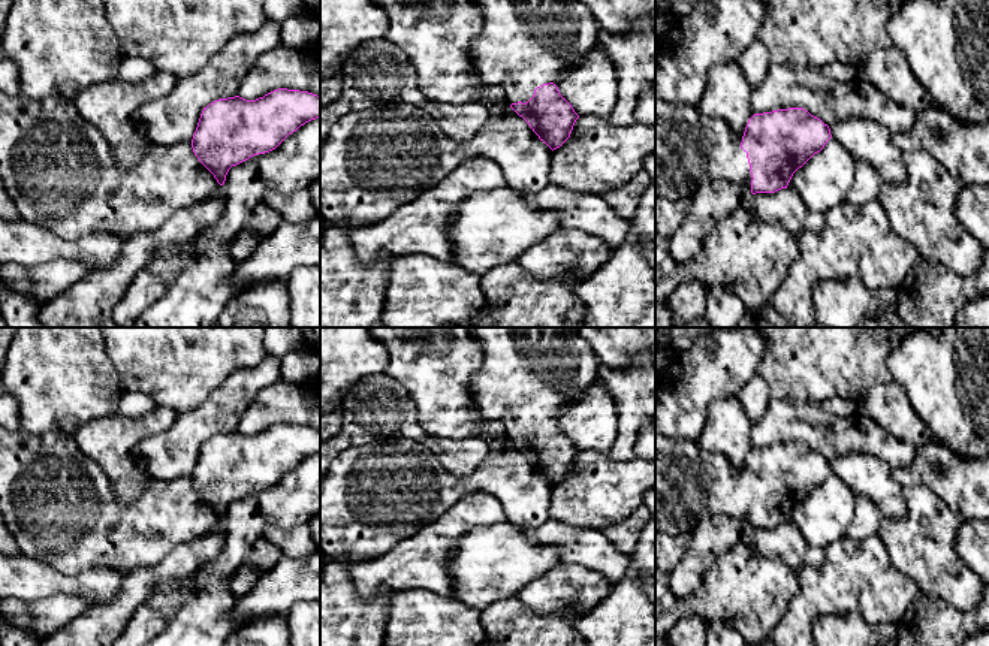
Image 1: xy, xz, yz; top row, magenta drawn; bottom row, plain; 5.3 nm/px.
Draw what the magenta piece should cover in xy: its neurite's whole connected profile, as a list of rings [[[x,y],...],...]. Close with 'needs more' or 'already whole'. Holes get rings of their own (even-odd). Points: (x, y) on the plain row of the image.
[[[278,423],[256,435],[239,431],[218,434],[203,443],[192,483],[199,496],[223,520],[232,501],[275,484],[289,470],[319,452],[320,431],[308,426]]]; already whole

